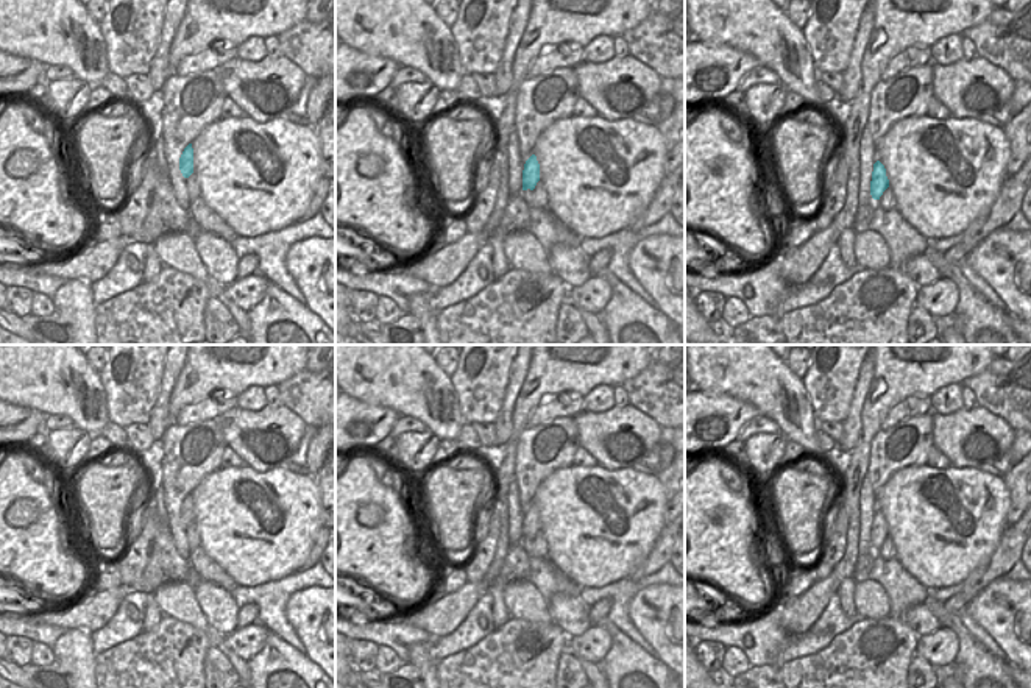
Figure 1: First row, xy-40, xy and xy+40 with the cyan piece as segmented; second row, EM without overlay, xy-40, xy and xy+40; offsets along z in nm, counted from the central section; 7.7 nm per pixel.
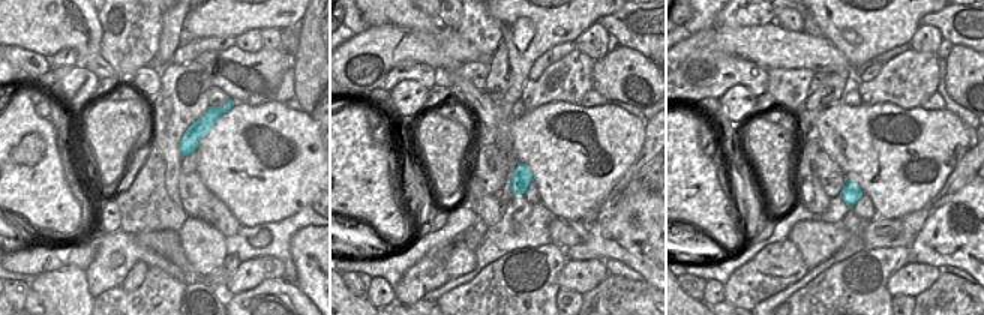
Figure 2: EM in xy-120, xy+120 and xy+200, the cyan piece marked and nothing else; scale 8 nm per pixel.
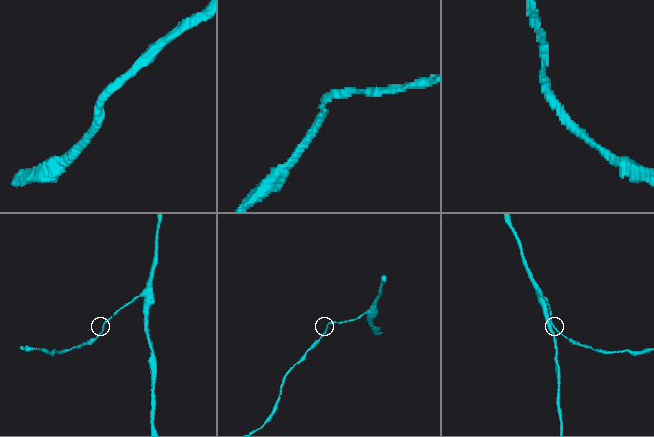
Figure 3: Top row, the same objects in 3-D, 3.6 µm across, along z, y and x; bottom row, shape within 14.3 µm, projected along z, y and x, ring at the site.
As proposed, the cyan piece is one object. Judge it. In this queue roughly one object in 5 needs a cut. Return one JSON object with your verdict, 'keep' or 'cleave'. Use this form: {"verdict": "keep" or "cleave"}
{"verdict": "keep"}

